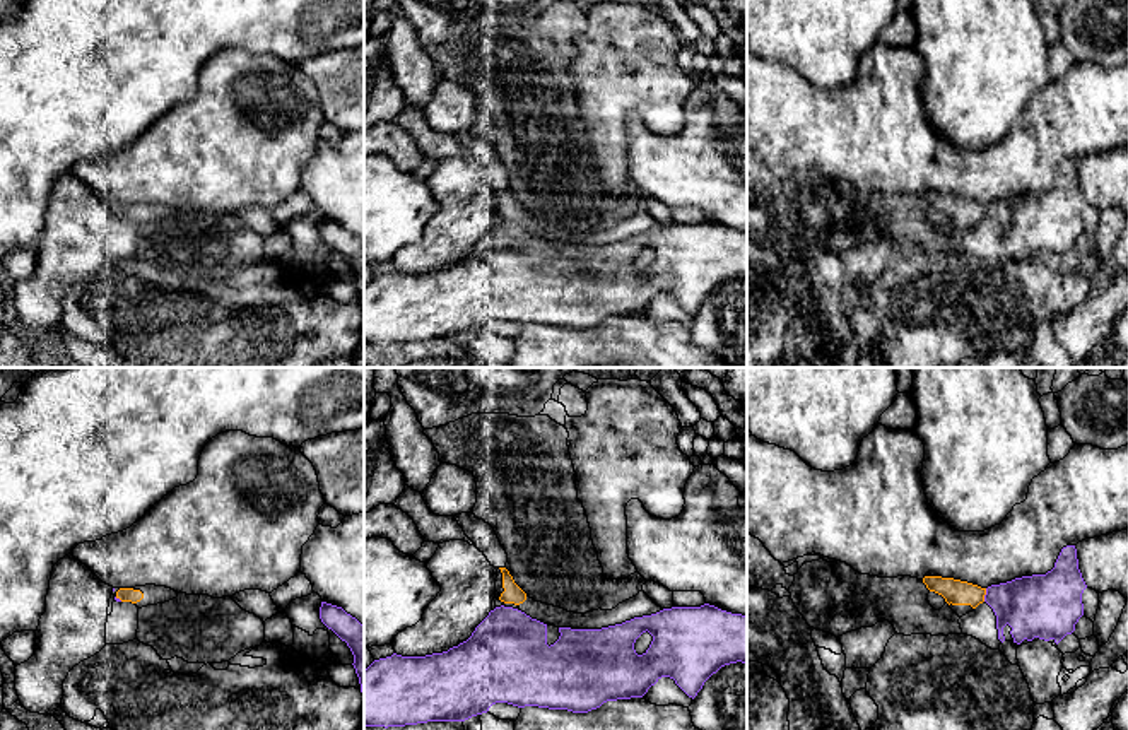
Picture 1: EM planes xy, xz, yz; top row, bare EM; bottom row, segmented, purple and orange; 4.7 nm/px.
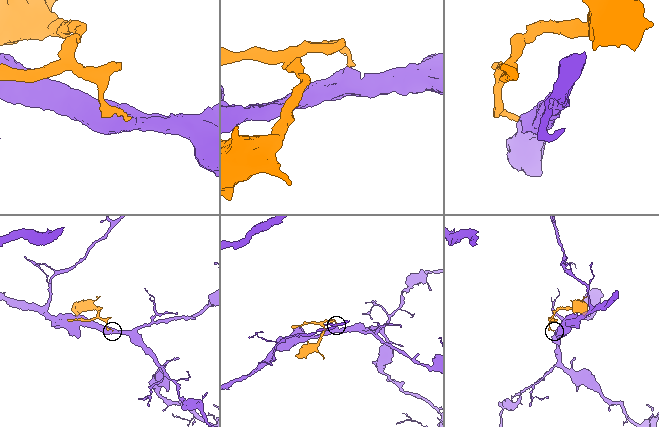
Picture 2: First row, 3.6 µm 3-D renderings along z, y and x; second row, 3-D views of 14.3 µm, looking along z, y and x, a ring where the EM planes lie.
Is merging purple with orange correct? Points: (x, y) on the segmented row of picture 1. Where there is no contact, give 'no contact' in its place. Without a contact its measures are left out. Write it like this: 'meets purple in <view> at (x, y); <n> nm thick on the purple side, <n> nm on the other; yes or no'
meets purple in yz at (985, 595); 300 nm thick on the purple side, 120 nm on the other; yes

